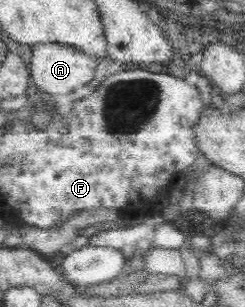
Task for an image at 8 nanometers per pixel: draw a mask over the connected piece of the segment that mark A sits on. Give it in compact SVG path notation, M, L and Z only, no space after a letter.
M44 43L32 46L32 58L29 60L28 69L31 79L41 92L49 95L69 95L81 85L92 83L95 77L97 61L73 48L57 43Z

